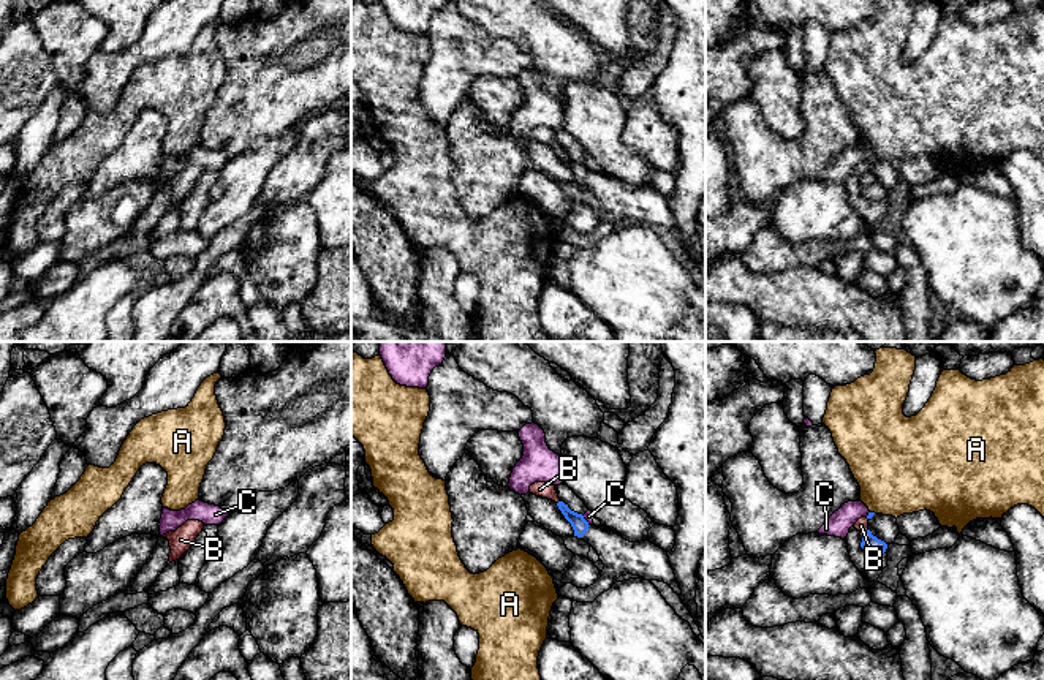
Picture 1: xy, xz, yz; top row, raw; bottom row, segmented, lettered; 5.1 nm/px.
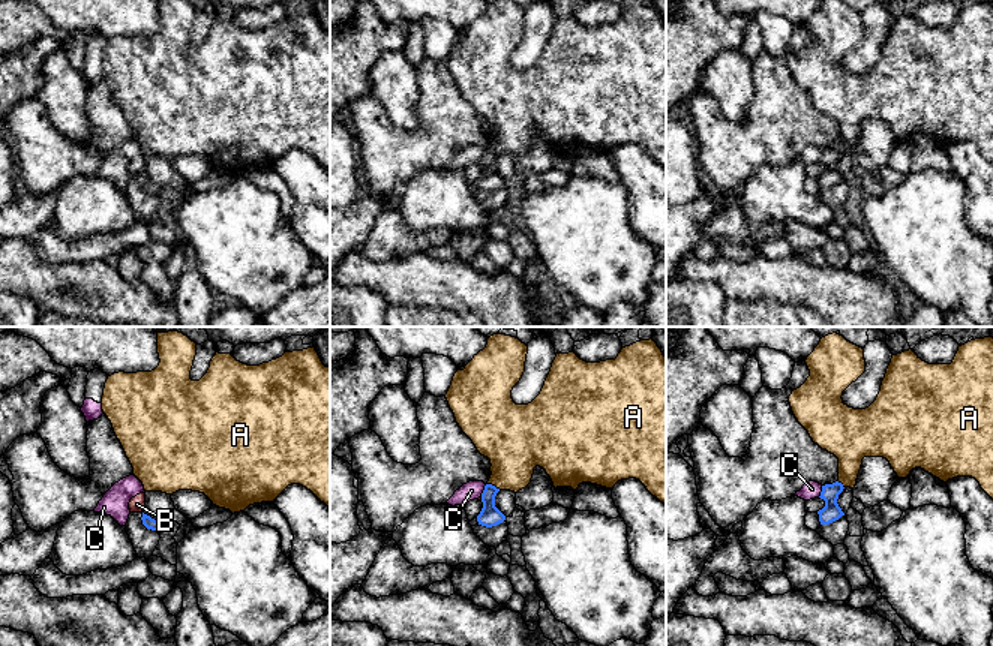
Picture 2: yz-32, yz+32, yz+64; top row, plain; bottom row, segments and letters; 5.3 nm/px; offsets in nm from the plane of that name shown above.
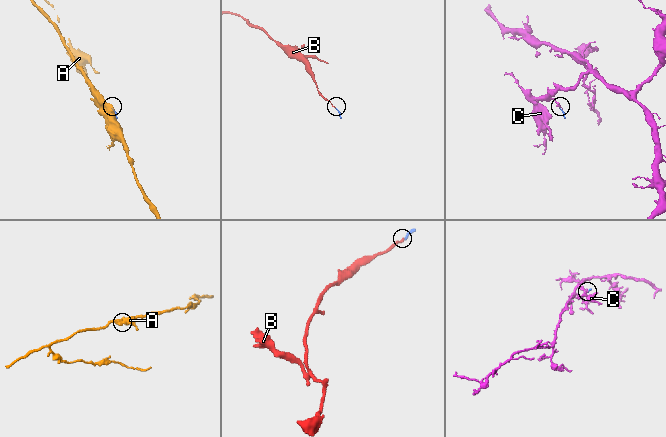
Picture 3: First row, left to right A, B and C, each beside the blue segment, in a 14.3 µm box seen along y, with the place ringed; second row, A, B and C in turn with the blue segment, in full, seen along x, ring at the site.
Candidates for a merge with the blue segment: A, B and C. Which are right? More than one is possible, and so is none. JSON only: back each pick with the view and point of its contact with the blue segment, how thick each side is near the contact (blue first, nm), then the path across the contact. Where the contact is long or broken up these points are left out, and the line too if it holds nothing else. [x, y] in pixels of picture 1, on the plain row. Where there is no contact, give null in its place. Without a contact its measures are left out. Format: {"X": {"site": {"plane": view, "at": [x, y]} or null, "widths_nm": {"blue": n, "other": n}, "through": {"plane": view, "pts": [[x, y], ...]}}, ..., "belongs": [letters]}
{"B": {"site": {"plane": "yz", "at": [866, 177]}, "widths_nm": {"blue": 90, "other": 70}, "through": {"plane": "yz", "pts": [[873, 192], [866, 177], [861, 171]]}}, "belongs": ["B"]}

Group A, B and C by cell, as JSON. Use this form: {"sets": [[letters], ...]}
{"sets": [["A"], ["B"], ["C"]]}

